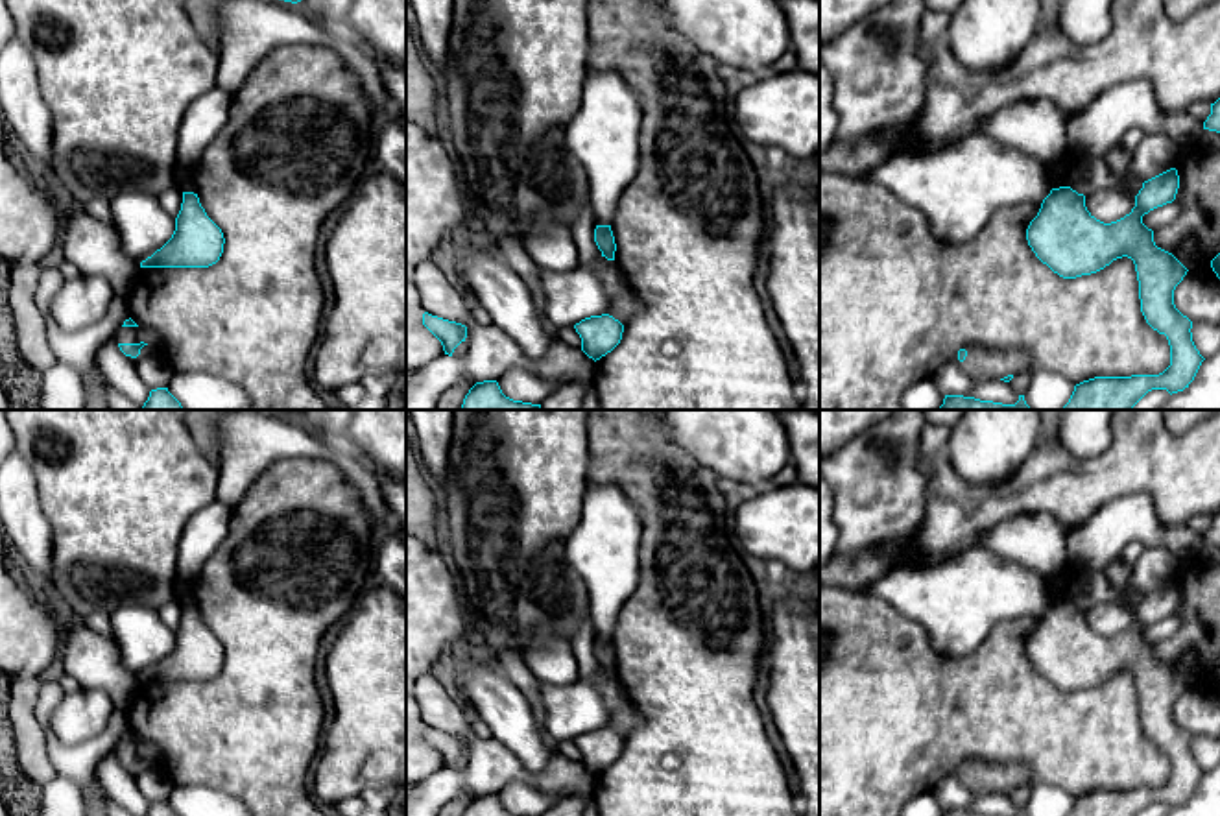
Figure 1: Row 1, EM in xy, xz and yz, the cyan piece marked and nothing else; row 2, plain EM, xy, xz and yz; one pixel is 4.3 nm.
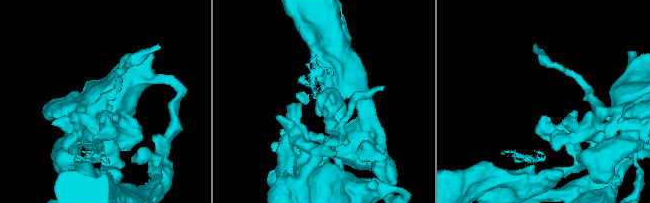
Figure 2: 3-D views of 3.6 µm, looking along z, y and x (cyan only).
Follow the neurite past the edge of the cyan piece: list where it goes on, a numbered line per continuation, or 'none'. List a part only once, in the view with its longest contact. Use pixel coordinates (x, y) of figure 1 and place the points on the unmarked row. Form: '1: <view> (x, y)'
1: xy (124, 748)

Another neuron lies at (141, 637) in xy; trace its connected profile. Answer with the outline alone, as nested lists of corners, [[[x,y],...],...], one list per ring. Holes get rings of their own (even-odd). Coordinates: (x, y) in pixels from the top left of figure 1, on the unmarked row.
[[[120,606],[111,613],[113,642],[124,666],[138,678],[161,663],[175,644],[157,609]]]

